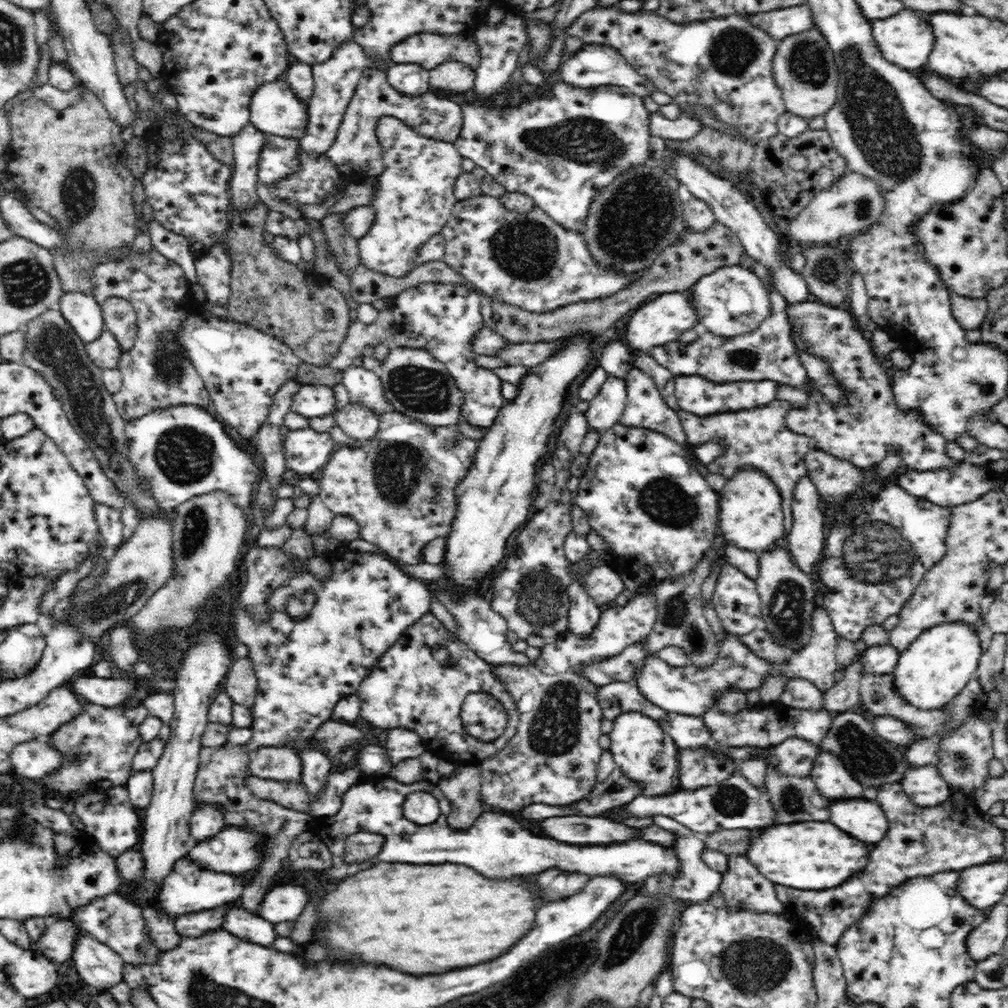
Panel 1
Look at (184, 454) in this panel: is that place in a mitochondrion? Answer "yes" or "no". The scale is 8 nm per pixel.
yes

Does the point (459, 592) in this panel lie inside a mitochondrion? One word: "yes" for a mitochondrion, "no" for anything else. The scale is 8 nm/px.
no

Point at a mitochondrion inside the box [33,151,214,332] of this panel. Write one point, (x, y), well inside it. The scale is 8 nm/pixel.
(78, 193)

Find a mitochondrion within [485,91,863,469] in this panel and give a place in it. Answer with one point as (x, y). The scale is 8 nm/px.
(633, 219)

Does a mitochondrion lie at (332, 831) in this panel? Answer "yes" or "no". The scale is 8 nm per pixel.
yes

